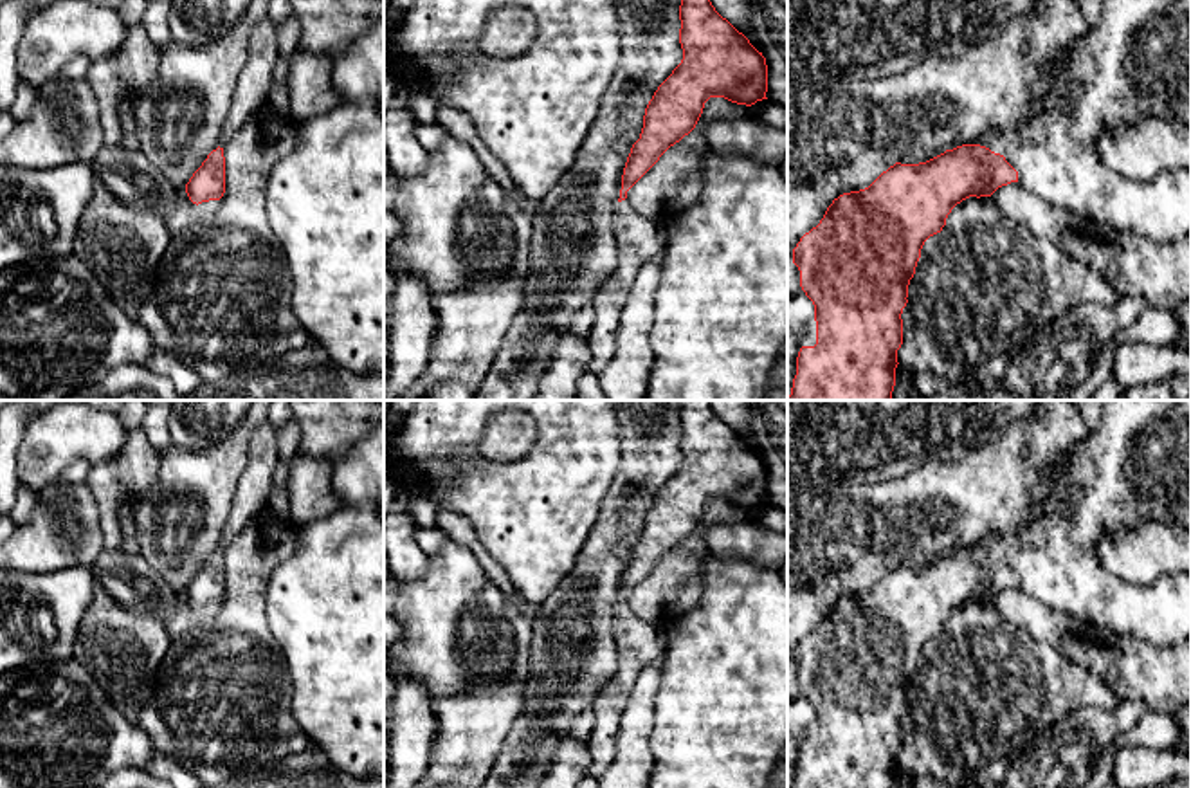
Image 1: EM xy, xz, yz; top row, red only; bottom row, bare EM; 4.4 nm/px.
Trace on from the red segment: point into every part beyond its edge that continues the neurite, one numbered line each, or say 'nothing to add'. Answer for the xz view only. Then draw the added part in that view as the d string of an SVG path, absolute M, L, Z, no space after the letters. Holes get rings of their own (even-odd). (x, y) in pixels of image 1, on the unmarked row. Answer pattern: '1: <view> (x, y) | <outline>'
1: xz (638, 642) | M629 604L616 609L613 635L618 651L618 669L605 683L596 701L596 716L586 748L591 757L589 777L598 779L614 757L614 738L622 723L622 712L636 685L640 673L667 649L667 629L638 617Z

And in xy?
1: xy (256, 482) | M263 422L250 435L249 462L236 487L220 552L234 543L252 518L267 510L267 498L279 465L276 431L268 422Z

